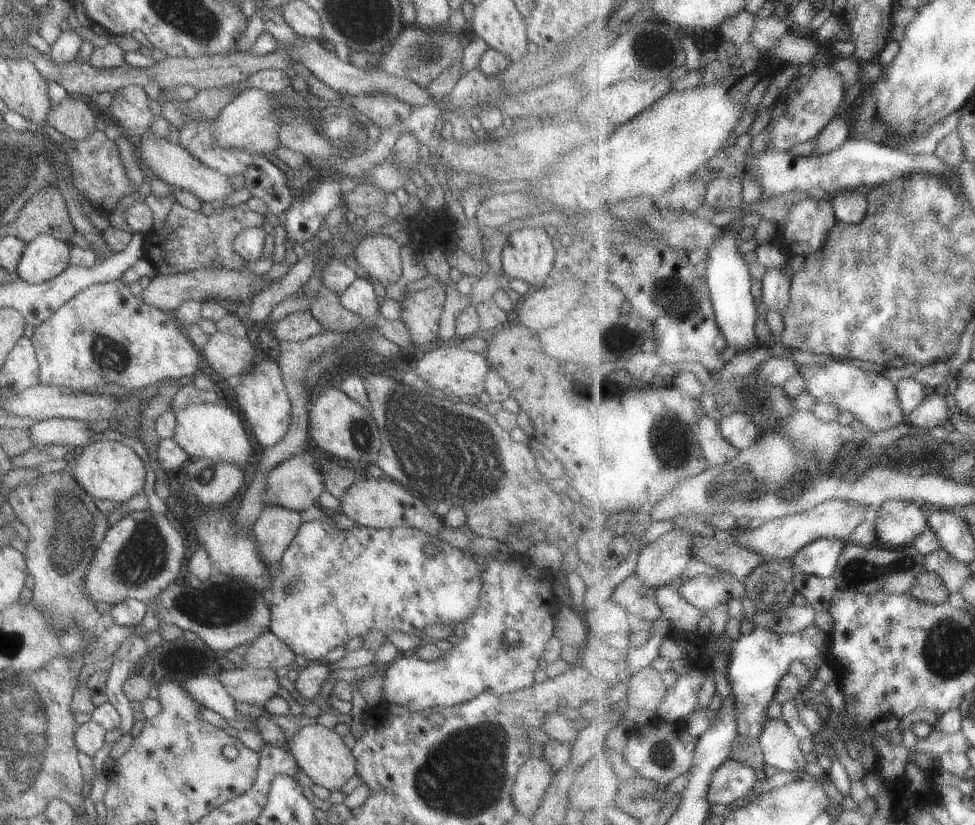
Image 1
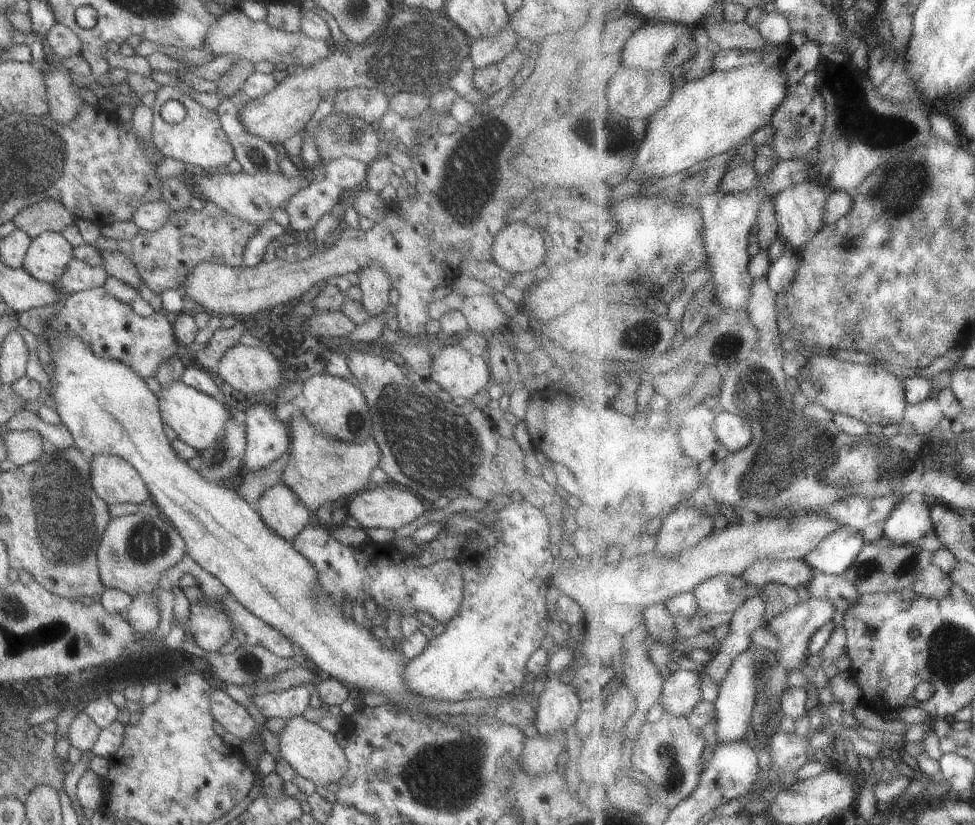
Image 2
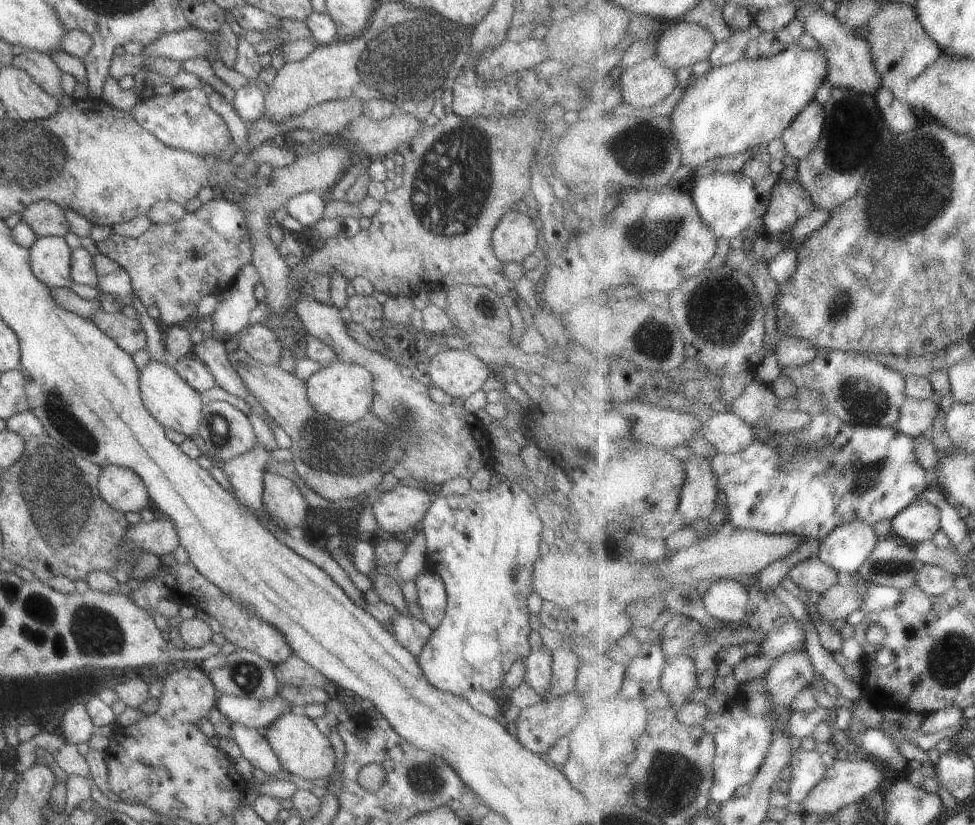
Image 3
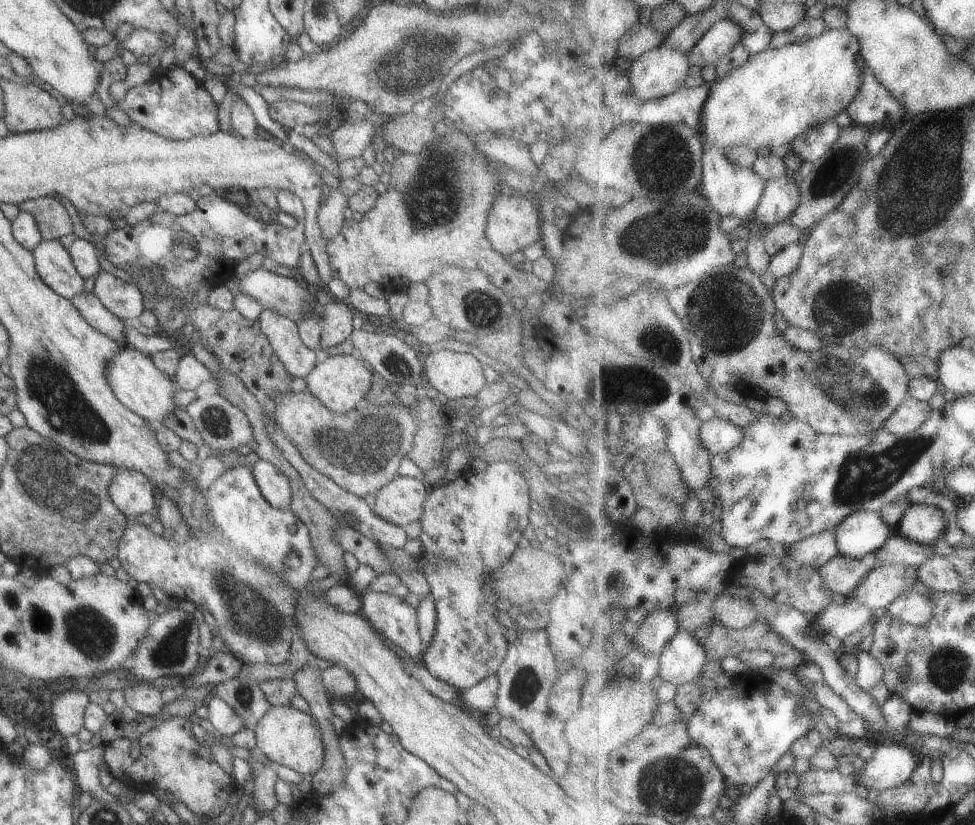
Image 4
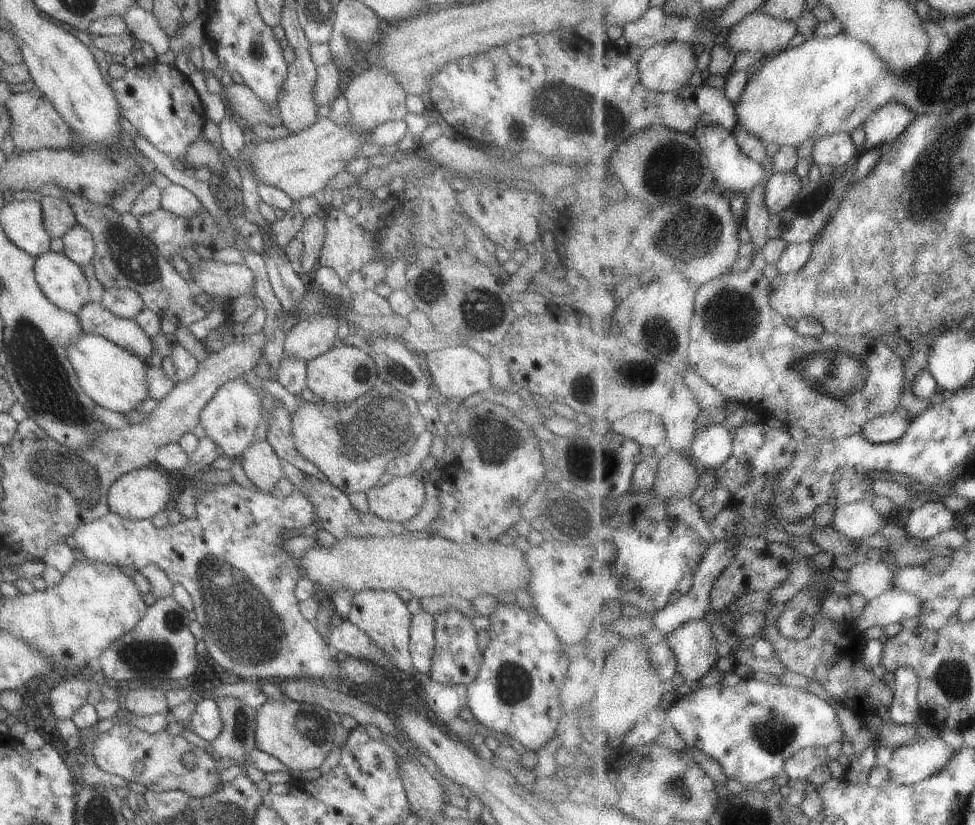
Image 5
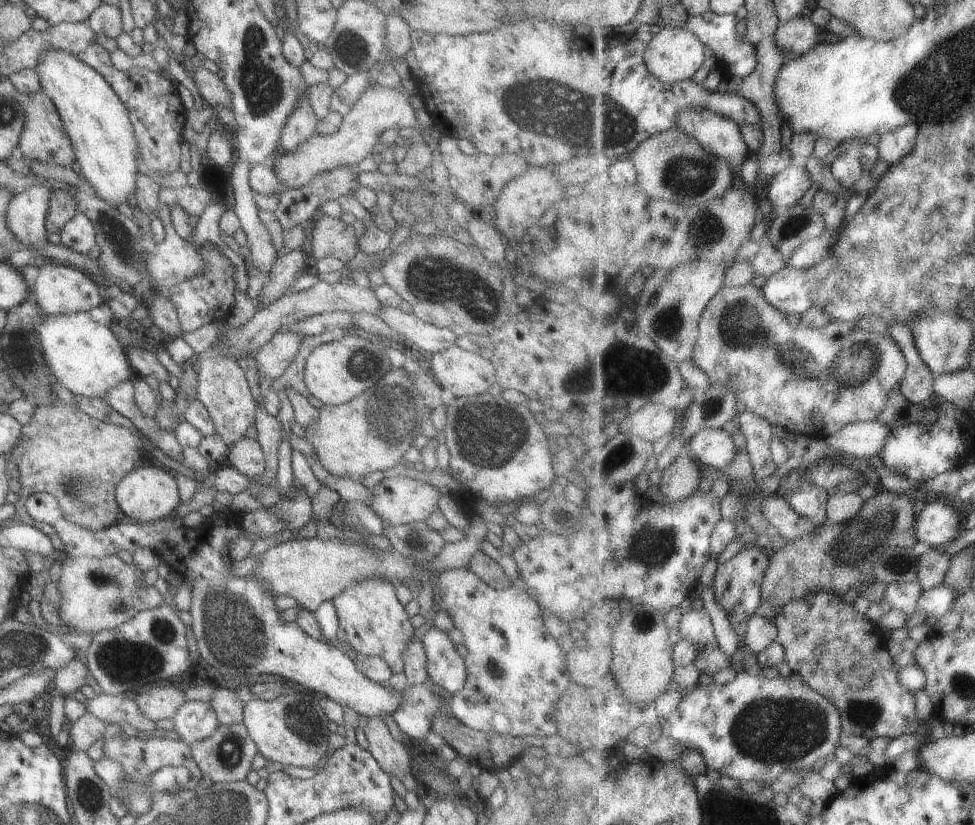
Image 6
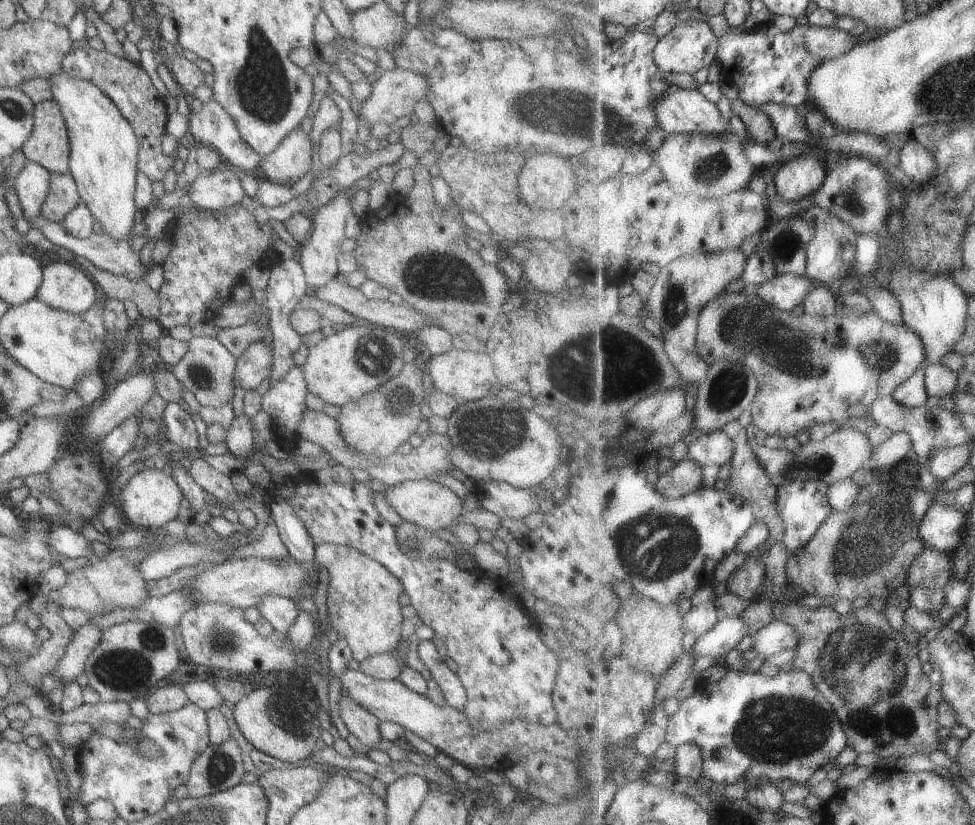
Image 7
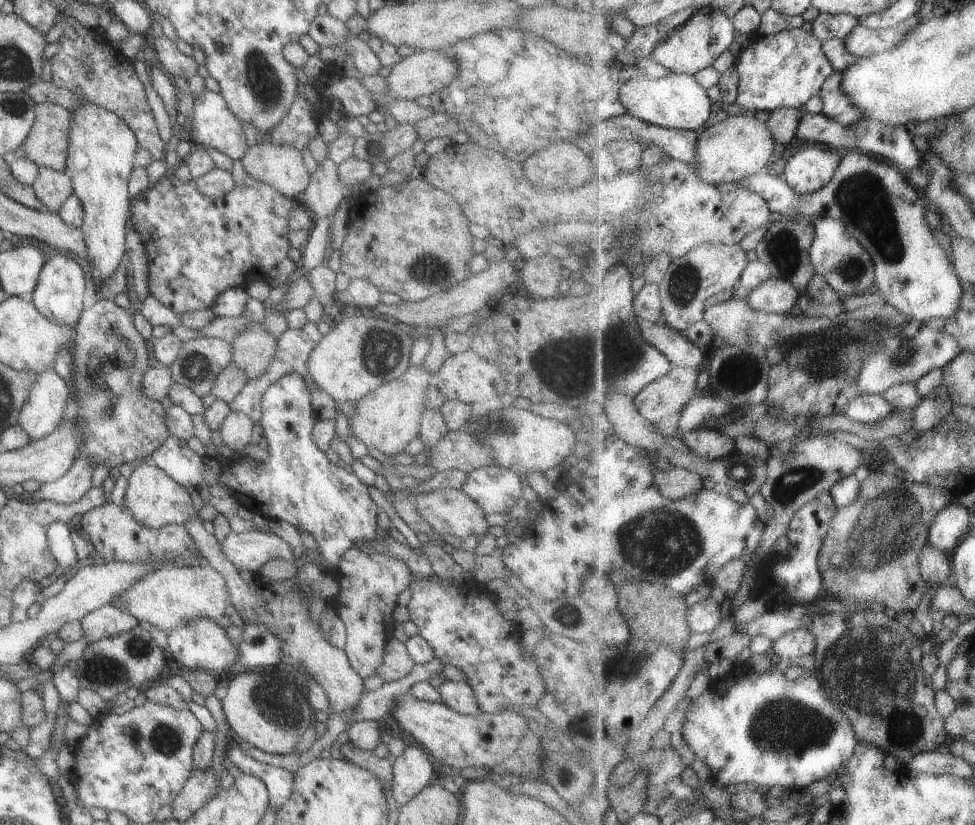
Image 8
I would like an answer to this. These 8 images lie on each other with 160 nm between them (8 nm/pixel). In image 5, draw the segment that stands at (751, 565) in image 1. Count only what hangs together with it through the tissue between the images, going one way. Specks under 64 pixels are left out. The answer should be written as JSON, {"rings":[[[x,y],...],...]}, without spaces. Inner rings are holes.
{"rings":[[[877,555],[861,559],[846,570],[845,584],[850,594],[873,600],[891,588],[893,574]]]}

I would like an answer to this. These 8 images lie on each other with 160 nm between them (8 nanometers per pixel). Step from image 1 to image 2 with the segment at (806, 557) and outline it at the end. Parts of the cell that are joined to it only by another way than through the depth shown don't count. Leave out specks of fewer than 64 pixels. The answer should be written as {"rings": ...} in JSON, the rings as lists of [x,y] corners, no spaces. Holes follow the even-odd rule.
{"rings":[[[842,526],[803,559],[811,569],[828,575],[844,575],[867,543],[863,531]]]}

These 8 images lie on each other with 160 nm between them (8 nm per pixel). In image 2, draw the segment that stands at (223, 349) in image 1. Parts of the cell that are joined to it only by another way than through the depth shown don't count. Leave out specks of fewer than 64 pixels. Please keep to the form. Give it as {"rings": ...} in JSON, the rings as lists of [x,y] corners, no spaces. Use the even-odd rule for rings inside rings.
{"rings":[[[237,342],[219,357],[214,377],[219,382],[227,382],[233,389],[252,398],[257,392],[284,387],[285,383],[279,377],[278,358],[278,353],[272,353],[267,346],[258,343],[243,345]]]}

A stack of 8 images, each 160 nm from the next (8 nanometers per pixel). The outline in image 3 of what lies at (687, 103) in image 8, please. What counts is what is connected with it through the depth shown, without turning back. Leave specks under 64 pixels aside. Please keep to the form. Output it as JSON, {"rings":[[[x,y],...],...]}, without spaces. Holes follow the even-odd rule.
{"rings":[[[779,166],[761,180],[749,178],[741,172],[737,173],[717,173],[710,170],[710,167],[697,173],[694,187],[690,197],[694,206],[697,206],[697,212],[701,214],[701,220],[707,228],[713,232],[715,240],[728,240],[732,244],[736,237],[750,239],[755,234],[767,234],[768,228],[764,221],[765,214],[768,211],[772,190],[777,184],[779,178]]]}

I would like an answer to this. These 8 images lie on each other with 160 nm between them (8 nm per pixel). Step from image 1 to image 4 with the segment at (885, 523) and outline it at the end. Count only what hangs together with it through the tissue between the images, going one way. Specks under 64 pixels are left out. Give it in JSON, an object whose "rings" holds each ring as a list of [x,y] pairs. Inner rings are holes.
{"rings":[[[915,503],[905,511],[896,532],[918,543],[936,545],[949,525],[940,508]]]}

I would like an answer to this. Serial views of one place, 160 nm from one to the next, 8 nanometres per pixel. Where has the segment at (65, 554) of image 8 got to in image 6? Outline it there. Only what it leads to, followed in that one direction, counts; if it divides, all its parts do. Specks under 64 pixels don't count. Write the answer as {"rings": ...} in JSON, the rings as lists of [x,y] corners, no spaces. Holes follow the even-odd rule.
{"rings":[[[51,494],[31,495],[25,500],[24,509],[32,520],[53,526],[53,531],[61,541],[63,545],[62,552],[66,553],[66,557],[102,558],[103,556],[114,555],[116,550],[126,550],[131,553],[132,550],[137,550],[137,548],[149,548],[160,556],[160,560],[171,571],[189,580],[192,584],[191,605],[188,610],[191,615],[191,625],[189,627],[197,642],[199,657],[209,667],[211,666],[217,672],[221,672],[225,679],[239,679],[239,674],[273,674],[281,676],[286,681],[301,685],[301,688],[305,691],[323,694],[326,700],[351,708],[358,716],[381,717],[389,715],[397,710],[399,704],[403,702],[403,694],[399,692],[399,689],[392,690],[388,683],[378,684],[360,675],[354,666],[354,662],[349,660],[341,650],[330,645],[329,642],[309,638],[305,632],[301,632],[292,622],[279,620],[280,611],[273,604],[274,596],[266,593],[261,582],[257,582],[255,578],[249,578],[247,575],[237,577],[227,574],[227,568],[233,564],[233,561],[229,558],[229,548],[231,548],[229,544],[231,544],[231,540],[239,537],[243,530],[249,533],[250,536],[263,536],[270,530],[276,533],[286,528],[283,522],[277,522],[275,517],[269,518],[270,515],[267,515],[264,511],[255,510],[255,512],[241,513],[236,517],[231,512],[228,512],[226,516],[214,512],[203,524],[193,529],[185,528],[183,525],[172,526],[171,518],[167,518],[151,522],[151,524],[115,522],[113,526],[110,525],[91,532],[83,530],[75,524],[65,522],[59,512],[60,508]]]}

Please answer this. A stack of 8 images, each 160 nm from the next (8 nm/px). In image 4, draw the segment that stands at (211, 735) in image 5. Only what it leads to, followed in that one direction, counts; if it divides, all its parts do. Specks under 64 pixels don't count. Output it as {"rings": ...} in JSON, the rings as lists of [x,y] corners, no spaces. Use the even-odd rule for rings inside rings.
{"rings":[[[212,693],[203,705],[207,707],[207,719],[204,725],[215,736],[223,734],[223,736],[230,737],[243,727],[243,721],[236,710],[217,695]]]}

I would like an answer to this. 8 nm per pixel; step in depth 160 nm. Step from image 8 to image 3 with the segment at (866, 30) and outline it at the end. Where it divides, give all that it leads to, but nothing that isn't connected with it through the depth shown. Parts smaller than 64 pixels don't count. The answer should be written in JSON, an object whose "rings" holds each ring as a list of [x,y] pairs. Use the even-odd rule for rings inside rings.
{"rings":[[[677,21],[676,23],[663,22],[662,29],[658,33],[656,42],[656,57],[672,71],[677,68],[687,68],[697,64],[699,60],[709,60],[713,48],[716,45],[713,33],[704,26],[689,21]]]}

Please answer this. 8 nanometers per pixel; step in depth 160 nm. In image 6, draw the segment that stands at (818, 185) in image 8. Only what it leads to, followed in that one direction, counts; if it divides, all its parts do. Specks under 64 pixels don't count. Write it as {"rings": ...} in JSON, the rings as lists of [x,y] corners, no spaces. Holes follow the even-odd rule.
{"rings":[[[788,162],[775,174],[767,197],[777,210],[793,207],[807,194],[813,183],[803,166]]]}

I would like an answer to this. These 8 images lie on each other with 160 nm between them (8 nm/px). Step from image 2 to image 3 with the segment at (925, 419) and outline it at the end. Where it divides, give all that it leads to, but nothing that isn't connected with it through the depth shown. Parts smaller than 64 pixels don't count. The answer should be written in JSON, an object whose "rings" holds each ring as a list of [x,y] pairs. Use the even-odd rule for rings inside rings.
{"rings":[[[906,397],[902,404],[902,416],[897,422],[896,428],[913,438],[917,438],[921,434],[929,436],[939,414],[941,414],[941,410],[937,408],[937,399],[920,401]]]}

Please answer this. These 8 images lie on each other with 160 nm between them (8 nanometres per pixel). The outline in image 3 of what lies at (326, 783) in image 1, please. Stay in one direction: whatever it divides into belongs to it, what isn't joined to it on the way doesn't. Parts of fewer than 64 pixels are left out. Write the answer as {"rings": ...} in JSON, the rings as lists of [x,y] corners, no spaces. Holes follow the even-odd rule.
{"rings":[[[289,712],[282,714],[267,726],[265,740],[278,758],[280,768],[291,775],[307,780],[328,778],[336,766],[331,743],[305,714]]]}

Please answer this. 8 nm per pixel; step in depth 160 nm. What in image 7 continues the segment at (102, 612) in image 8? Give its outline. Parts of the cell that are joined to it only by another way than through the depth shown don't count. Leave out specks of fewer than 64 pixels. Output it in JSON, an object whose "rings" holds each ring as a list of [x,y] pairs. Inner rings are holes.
{"rings":[[[89,620],[75,630],[65,653],[52,670],[53,676],[61,682],[75,681],[75,677],[83,673],[85,658],[89,656],[93,646],[99,642],[102,632],[103,630],[99,630],[99,626],[91,624]]]}

